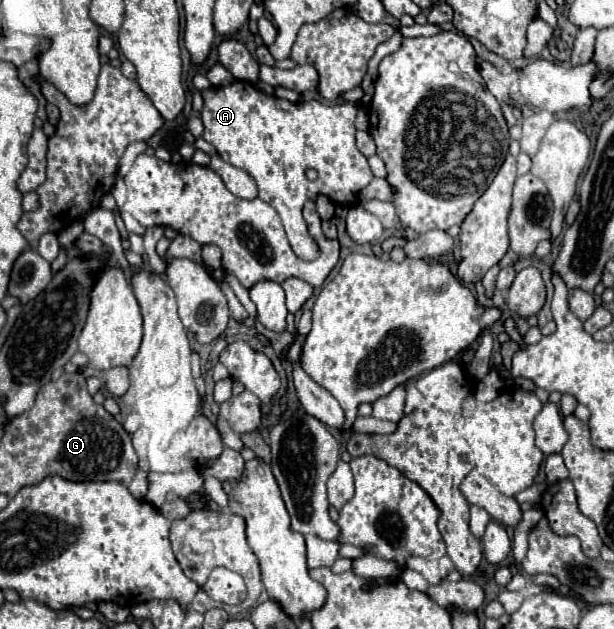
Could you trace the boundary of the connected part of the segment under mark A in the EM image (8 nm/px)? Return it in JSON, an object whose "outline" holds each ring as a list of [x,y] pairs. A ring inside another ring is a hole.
{"outline":[[[240,79],[204,89],[202,97],[202,139],[212,143],[226,163],[244,169],[256,181],[258,197],[278,211],[292,251],[304,261],[314,261],[320,249],[302,219],[304,203],[318,193],[326,193],[336,205],[354,205],[360,189],[374,177],[366,157],[358,151],[354,141],[354,117],[358,107],[354,103],[290,103],[266,95],[254,83]],[[308,169],[318,173],[316,181],[306,177]]]}

